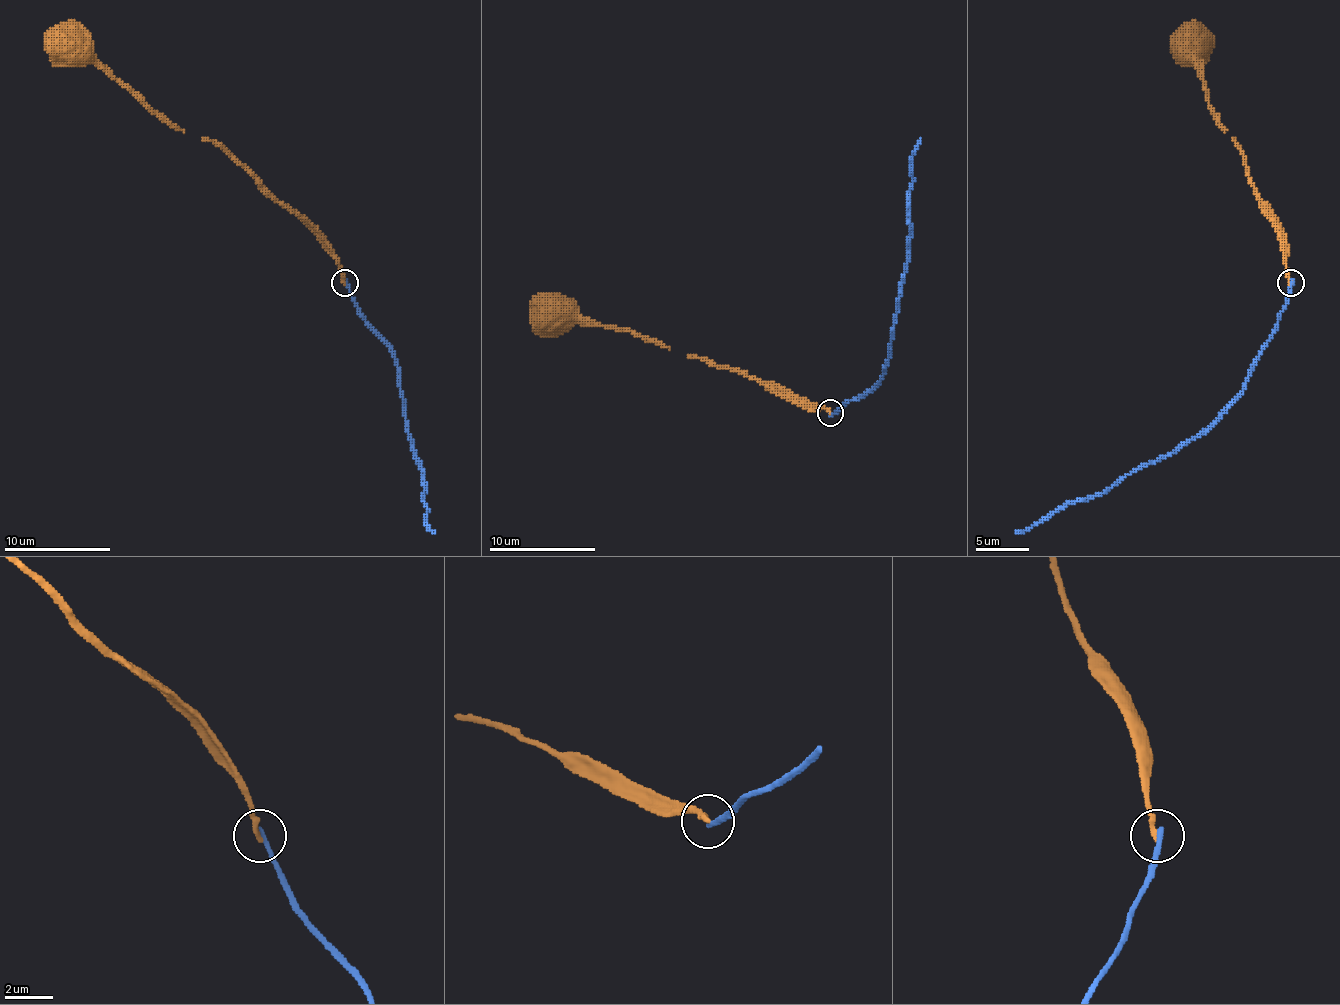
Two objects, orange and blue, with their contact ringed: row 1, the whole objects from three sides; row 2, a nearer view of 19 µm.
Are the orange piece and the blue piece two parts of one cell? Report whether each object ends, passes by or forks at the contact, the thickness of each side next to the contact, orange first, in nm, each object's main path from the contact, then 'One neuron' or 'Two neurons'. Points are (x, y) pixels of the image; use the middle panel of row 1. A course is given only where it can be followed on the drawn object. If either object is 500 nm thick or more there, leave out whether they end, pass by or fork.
At the ring orange ends. At the ring blue ends. Thickness 260 nm (orange) against 240 nm. Course of orange: (829, 414), (824, 408), (803, 408), (755, 379), (648, 339), (581, 320), (562, 320), (551, 315). Course of blue: (829, 414), (856, 400), (875, 384), (886, 368), (907, 264), (912, 154), (920, 138). Two neurons

